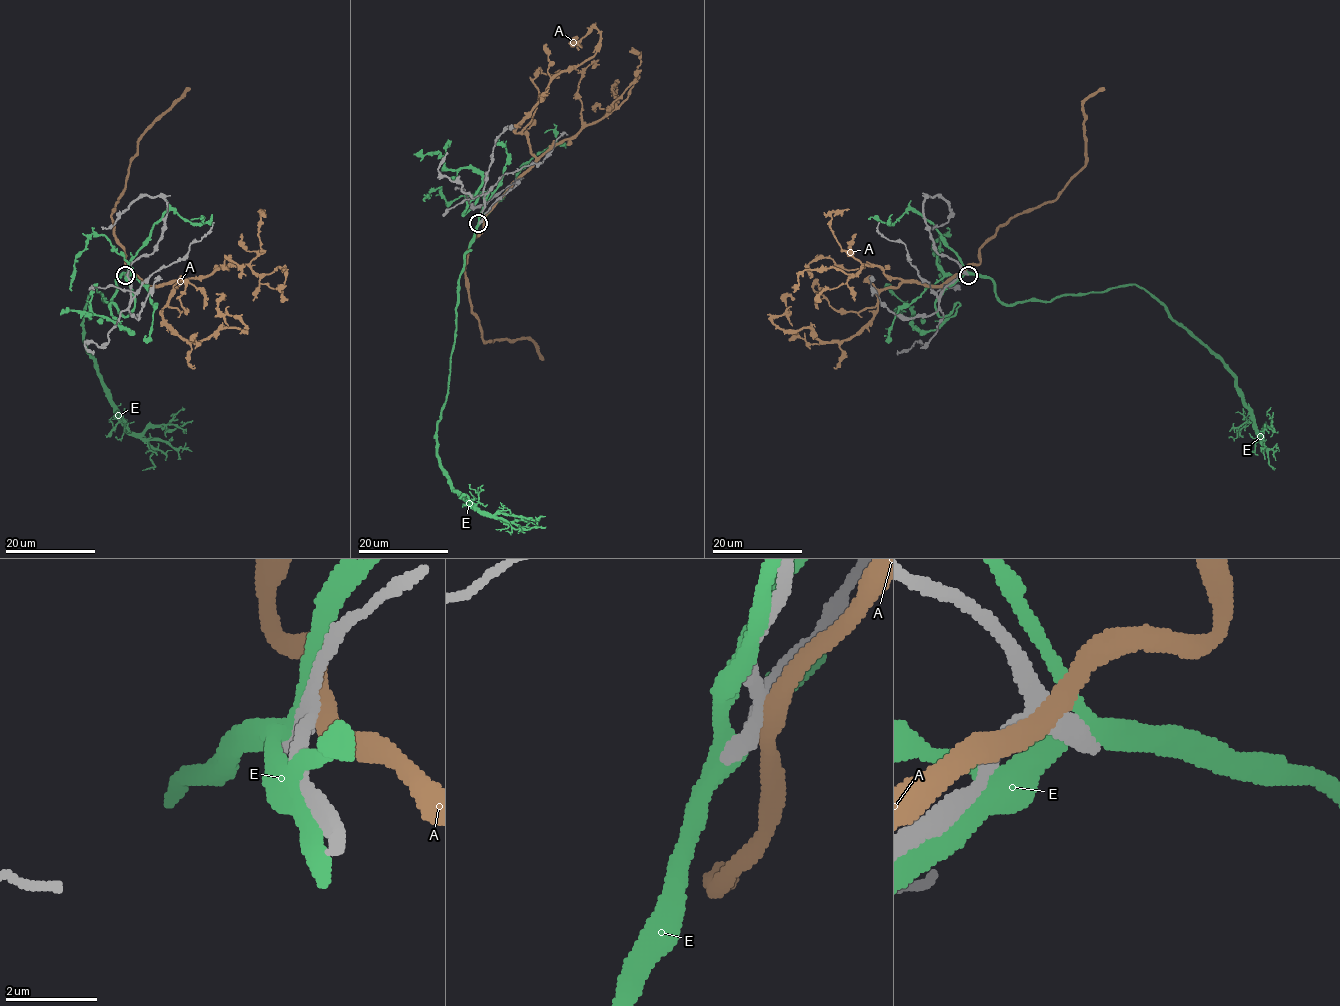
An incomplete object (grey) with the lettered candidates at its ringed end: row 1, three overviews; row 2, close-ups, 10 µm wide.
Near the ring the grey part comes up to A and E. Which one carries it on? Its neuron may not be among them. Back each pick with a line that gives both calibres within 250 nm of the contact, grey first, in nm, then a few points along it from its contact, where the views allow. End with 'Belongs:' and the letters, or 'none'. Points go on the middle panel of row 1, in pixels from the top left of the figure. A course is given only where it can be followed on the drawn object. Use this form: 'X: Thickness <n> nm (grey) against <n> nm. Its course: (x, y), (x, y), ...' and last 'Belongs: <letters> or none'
Belongs: none

